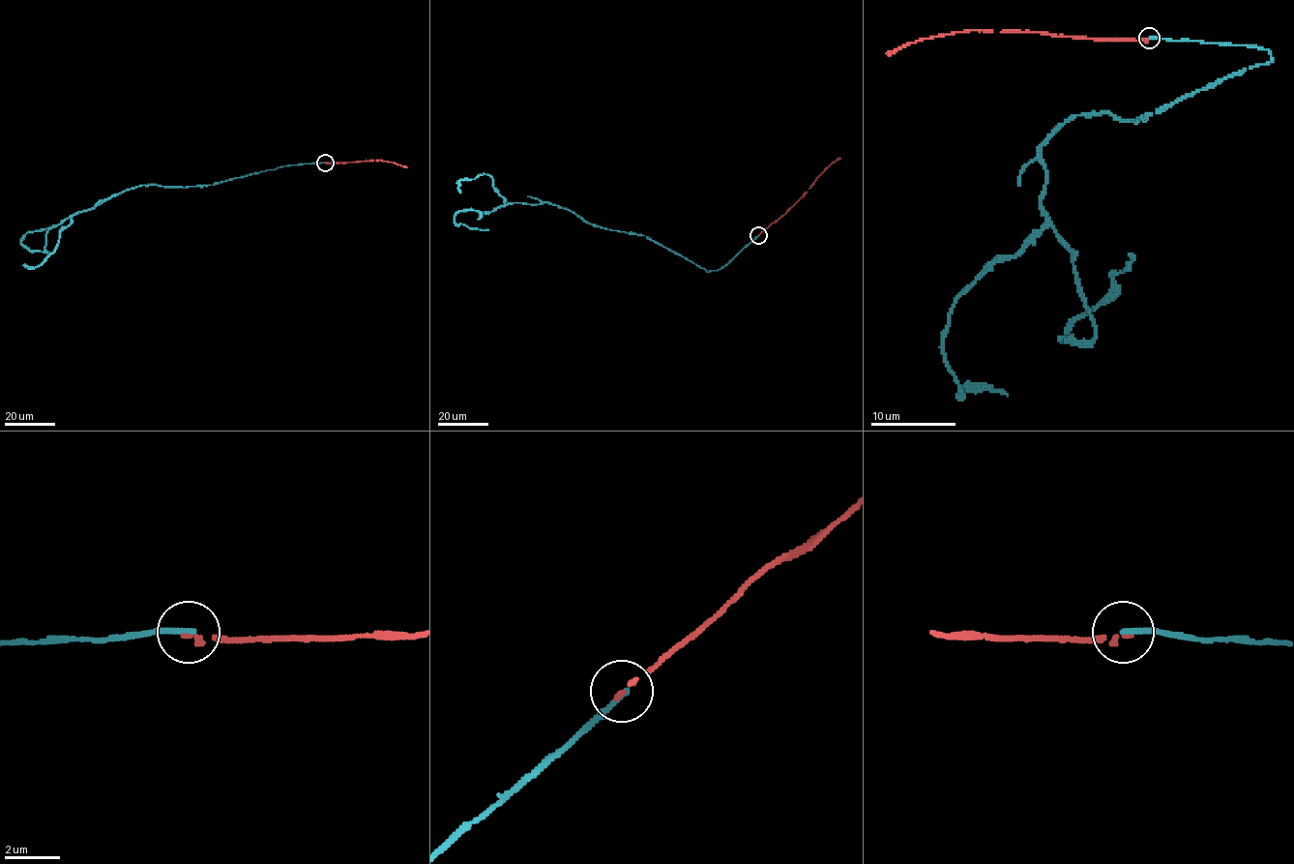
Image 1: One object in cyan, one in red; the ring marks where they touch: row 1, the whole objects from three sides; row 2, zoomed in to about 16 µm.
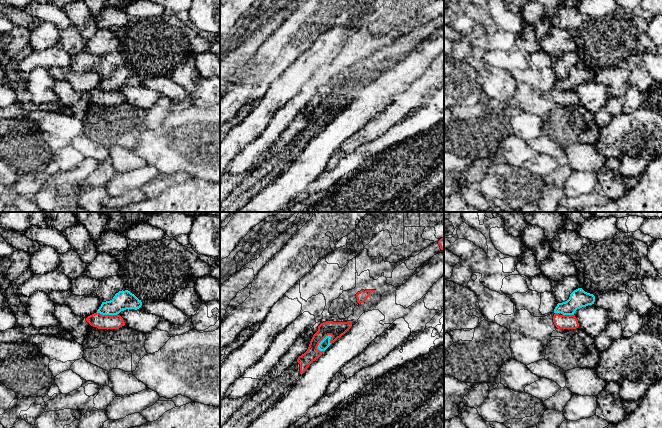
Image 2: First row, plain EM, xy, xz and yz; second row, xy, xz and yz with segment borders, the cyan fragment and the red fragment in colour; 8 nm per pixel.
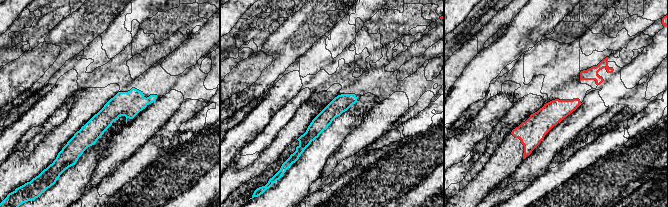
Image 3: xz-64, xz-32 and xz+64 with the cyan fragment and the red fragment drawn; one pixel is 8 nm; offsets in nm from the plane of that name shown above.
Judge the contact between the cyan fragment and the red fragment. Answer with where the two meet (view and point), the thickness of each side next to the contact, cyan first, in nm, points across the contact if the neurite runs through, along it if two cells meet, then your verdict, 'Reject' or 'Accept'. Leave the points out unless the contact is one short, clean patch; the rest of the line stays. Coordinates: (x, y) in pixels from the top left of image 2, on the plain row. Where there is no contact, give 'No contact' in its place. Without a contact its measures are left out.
Touches cyan at xz (321, 117). Thickness 80 nm (cyan) against 130 nm. Boundary: xz (330, 110), (319, 119), (318, 126). Reject

